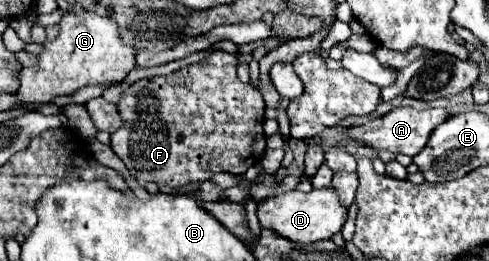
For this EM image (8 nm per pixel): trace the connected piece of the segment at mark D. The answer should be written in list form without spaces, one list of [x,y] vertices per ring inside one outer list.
[[[313,189],[311,193],[289,191],[279,193],[277,197],[269,197],[257,205],[257,219],[261,229],[271,229],[279,237],[285,237],[293,243],[309,245],[321,239],[329,239],[339,233],[343,223],[347,221],[347,209],[339,203],[335,189]]]

